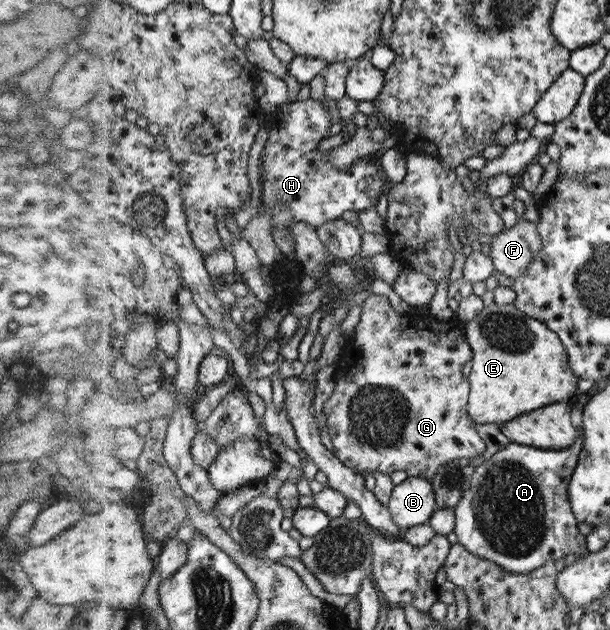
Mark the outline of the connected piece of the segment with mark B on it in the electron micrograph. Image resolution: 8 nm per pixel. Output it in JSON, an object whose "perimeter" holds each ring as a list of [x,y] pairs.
{"perimeter":[[[408,476],[392,488],[387,508],[394,523],[403,532],[416,525],[426,524],[437,509],[431,482],[426,478]]]}

